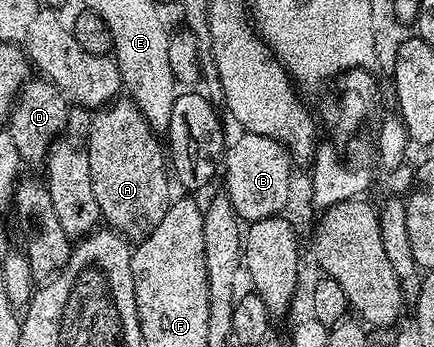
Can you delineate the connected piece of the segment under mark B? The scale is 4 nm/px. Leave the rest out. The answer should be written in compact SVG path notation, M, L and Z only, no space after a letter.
M240 133L236 140L227 144L222 156L222 179L224 175L224 185L226 194L231 200L233 209L245 224L251 225L270 219L281 214L280 211L288 203L288 198L292 195L292 166L294 160L287 147L283 147L278 141L270 137L262 137L258 133Z

